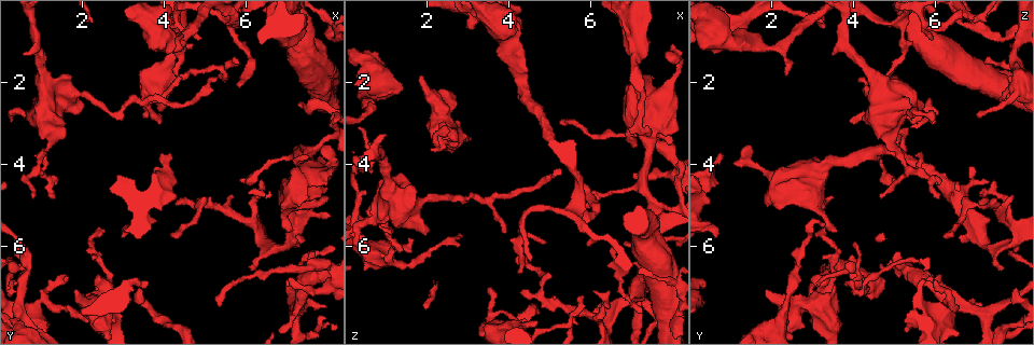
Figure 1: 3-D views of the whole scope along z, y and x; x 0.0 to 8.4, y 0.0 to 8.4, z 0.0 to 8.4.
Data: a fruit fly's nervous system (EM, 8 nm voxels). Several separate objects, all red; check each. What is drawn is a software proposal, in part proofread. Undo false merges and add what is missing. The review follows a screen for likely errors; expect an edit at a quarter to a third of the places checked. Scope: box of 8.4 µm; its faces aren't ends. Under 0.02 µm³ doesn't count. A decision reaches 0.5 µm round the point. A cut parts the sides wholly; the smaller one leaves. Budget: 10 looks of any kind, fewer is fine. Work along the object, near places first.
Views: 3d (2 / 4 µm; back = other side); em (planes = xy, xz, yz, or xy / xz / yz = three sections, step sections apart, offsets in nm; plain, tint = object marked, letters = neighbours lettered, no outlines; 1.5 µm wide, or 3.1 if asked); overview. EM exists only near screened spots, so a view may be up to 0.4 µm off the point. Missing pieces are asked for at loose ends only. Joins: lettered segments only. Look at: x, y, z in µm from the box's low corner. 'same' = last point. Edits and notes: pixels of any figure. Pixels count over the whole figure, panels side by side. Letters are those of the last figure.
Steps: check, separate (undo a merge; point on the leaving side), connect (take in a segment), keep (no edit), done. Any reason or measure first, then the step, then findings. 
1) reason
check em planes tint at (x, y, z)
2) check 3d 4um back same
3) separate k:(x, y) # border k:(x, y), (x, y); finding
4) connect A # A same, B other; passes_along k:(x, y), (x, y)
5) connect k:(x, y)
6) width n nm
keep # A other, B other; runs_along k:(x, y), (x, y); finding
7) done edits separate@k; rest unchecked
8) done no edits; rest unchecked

thin end
check 3d 2um at (0.95, 3.85, 5.55)

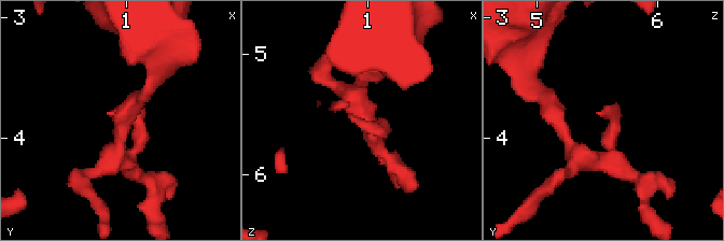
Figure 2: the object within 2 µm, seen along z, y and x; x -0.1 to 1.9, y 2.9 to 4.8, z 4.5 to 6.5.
check em yz step 8 letters at (0.88, 3.80, 5.54)

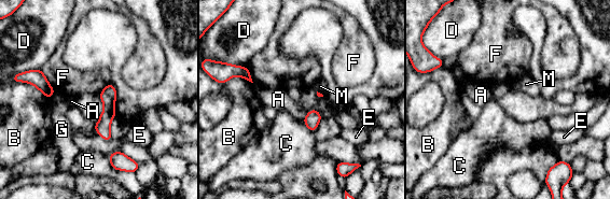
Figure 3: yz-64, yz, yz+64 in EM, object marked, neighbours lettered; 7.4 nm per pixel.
another direction
check em planes letters same

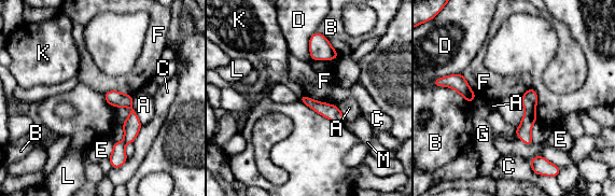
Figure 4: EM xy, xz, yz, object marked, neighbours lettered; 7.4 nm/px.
keep # A other, B other, C other, D other, E other, F other, G other, K other, L other, M other; runs_along 4:(113, 93), (133, 110), (115, 164); none of them fits

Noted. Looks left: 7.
three-way junction
check 3d 2um at (7.45, 3.65, 4.85)

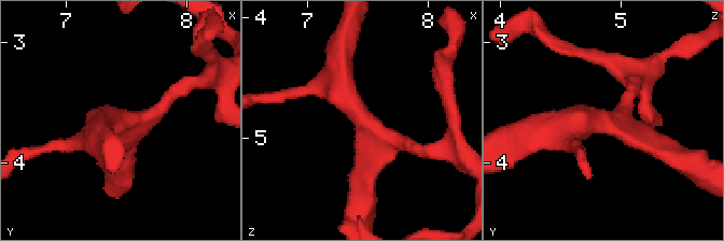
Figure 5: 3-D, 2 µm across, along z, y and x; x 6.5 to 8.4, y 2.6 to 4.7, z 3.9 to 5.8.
check em planes letters at (7.46, 3.68, 4.88)

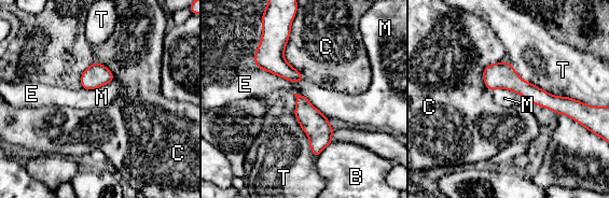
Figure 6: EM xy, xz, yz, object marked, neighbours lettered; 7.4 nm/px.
keep # B other, C other, E other, M other, T other; continuous, no second neuron

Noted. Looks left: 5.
thin end
check 3d 4um at (5.40, 7.50, 3.05)

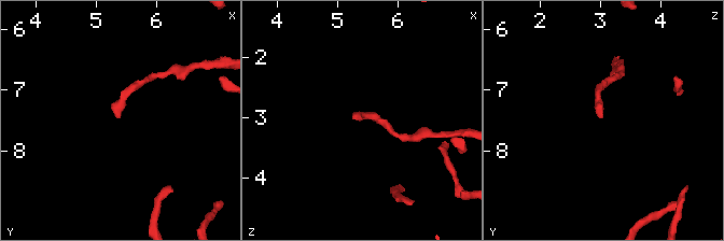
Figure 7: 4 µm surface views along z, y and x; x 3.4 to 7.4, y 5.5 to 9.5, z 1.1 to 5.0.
now the EM
check em planes plain at (5.35, 7.45, 3.10)

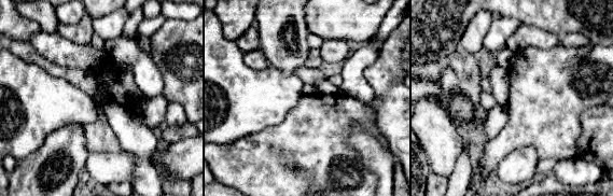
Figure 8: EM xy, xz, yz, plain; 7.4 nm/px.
check em planes letters same

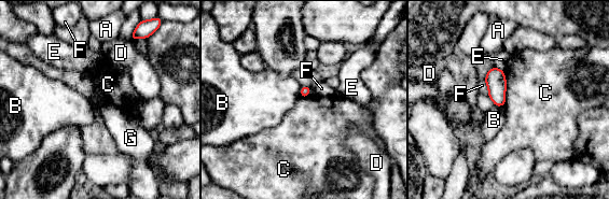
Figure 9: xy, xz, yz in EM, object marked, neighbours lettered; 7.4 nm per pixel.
keep # A other, B other, C other, D other, E other, F other, G other; border 9:(504, 71), (506, 102), (502, 105); no lettered segment goes on from it

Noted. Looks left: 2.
check em planes letters at (2.95, 5.75, 0.70)

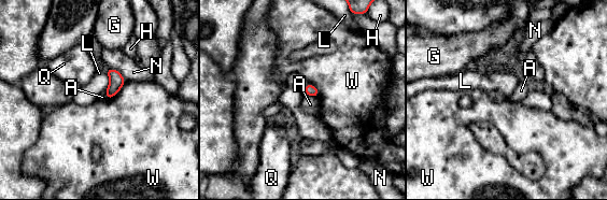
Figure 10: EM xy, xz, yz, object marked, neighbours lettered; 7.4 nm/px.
keep # A other, G other, H other, L other, N other, Q other, W other; border 10:(106, 70), (109, 86), (103, 91); none of them fits

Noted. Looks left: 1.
done no edits; rest unchecked

